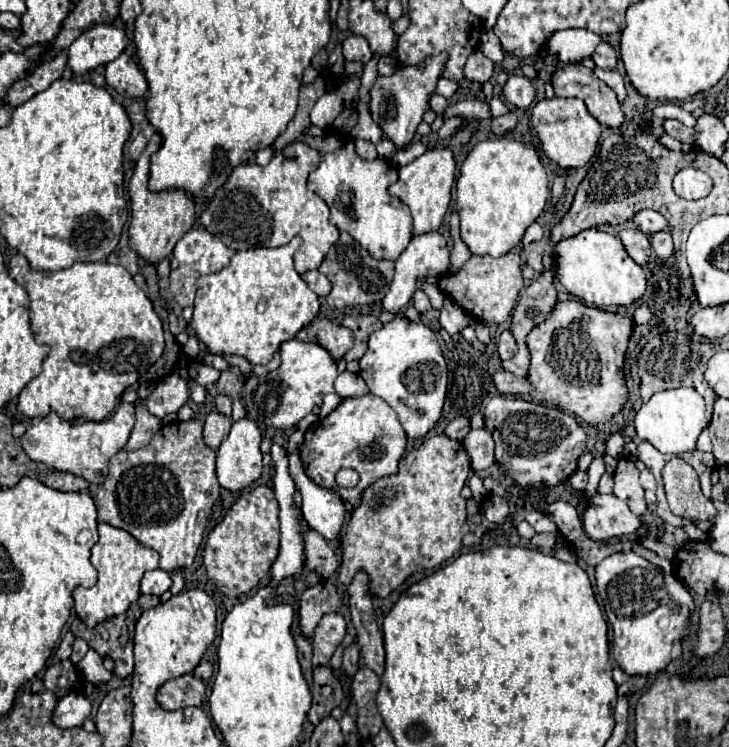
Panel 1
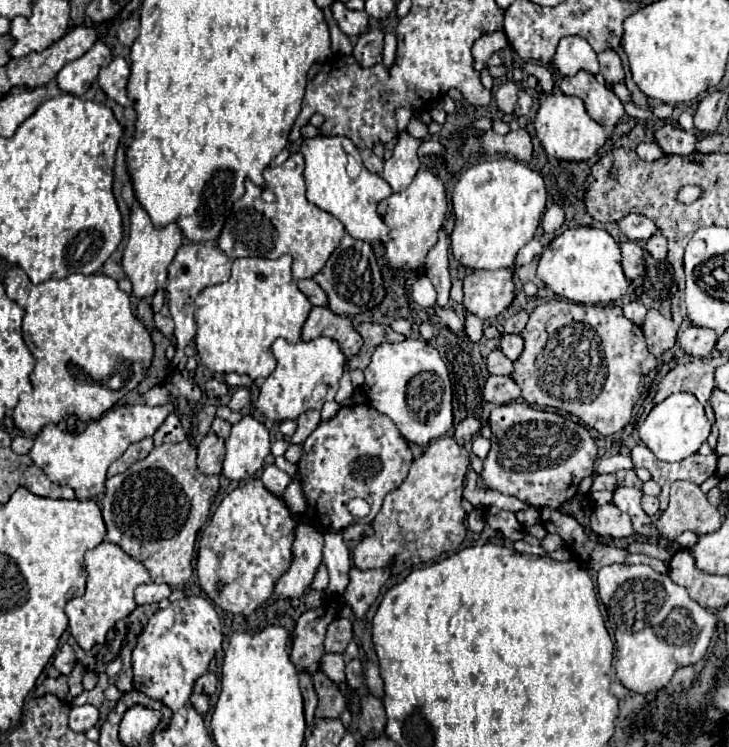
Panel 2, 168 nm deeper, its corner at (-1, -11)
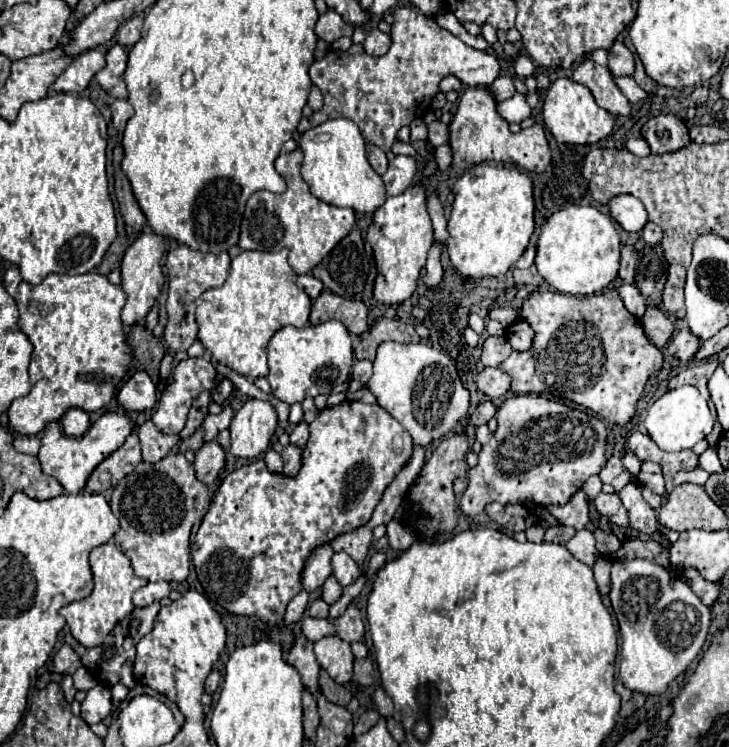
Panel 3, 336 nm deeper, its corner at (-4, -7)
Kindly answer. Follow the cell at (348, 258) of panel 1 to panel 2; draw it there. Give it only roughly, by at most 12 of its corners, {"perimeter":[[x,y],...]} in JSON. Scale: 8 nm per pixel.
{"perimeter":[[341,239],[313,279],[337,315],[385,297],[367,241]]}

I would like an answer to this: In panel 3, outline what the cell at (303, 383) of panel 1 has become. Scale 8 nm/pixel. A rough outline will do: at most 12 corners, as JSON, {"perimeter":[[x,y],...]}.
{"perimeter":[[340,321],[284,327],[268,383],[288,405],[330,395],[352,367]]}

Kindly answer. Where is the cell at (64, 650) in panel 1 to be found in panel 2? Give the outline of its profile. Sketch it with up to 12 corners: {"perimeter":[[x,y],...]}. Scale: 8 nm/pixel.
{"perimeter":[[71,645],[59,649],[53,667],[69,675],[75,667],[75,653]]}

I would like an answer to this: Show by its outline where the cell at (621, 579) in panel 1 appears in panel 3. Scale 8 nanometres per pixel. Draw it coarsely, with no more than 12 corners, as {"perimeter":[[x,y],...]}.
{"perimeter":[[646,559],[614,561],[620,681],[660,695],[712,613]]}

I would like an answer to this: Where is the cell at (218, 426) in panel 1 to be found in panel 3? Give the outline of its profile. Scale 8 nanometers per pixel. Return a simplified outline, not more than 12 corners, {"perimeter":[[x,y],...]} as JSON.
{"perimeter":[[208,441],[196,451],[194,469],[214,485],[224,467],[224,449]]}

